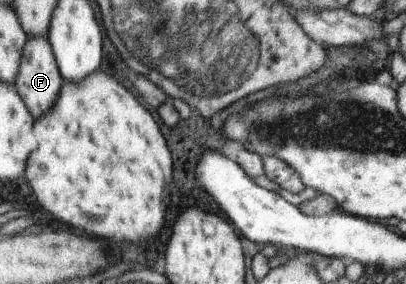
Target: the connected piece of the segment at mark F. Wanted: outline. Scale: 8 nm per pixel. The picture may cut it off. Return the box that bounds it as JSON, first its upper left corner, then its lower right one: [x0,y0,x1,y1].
[16,36,65,120]

